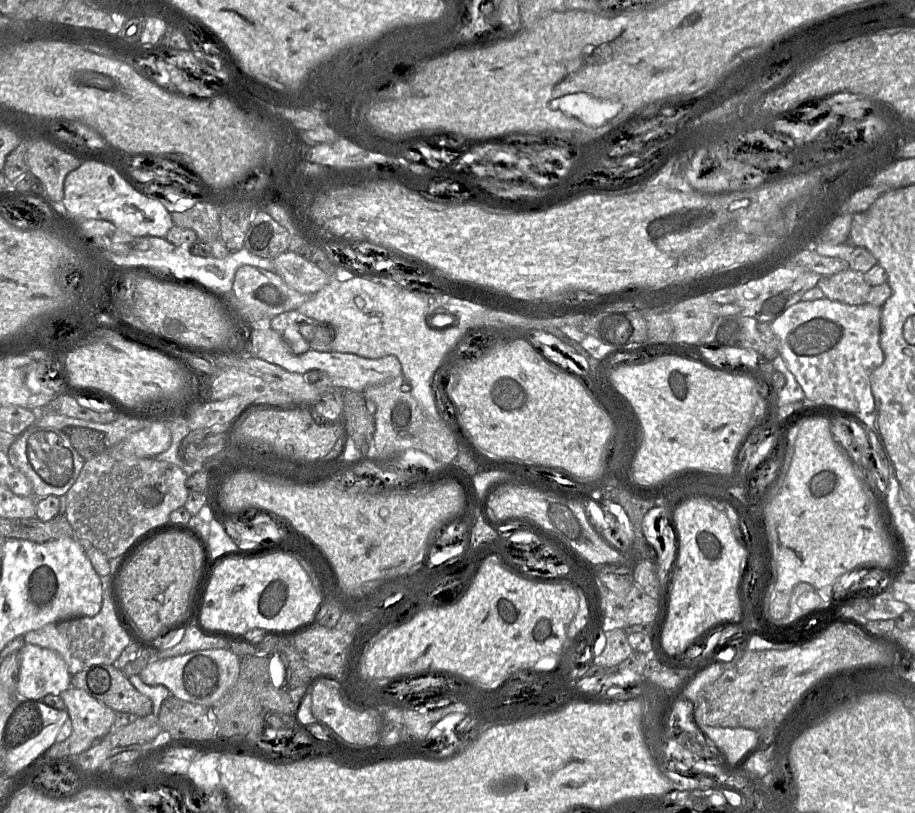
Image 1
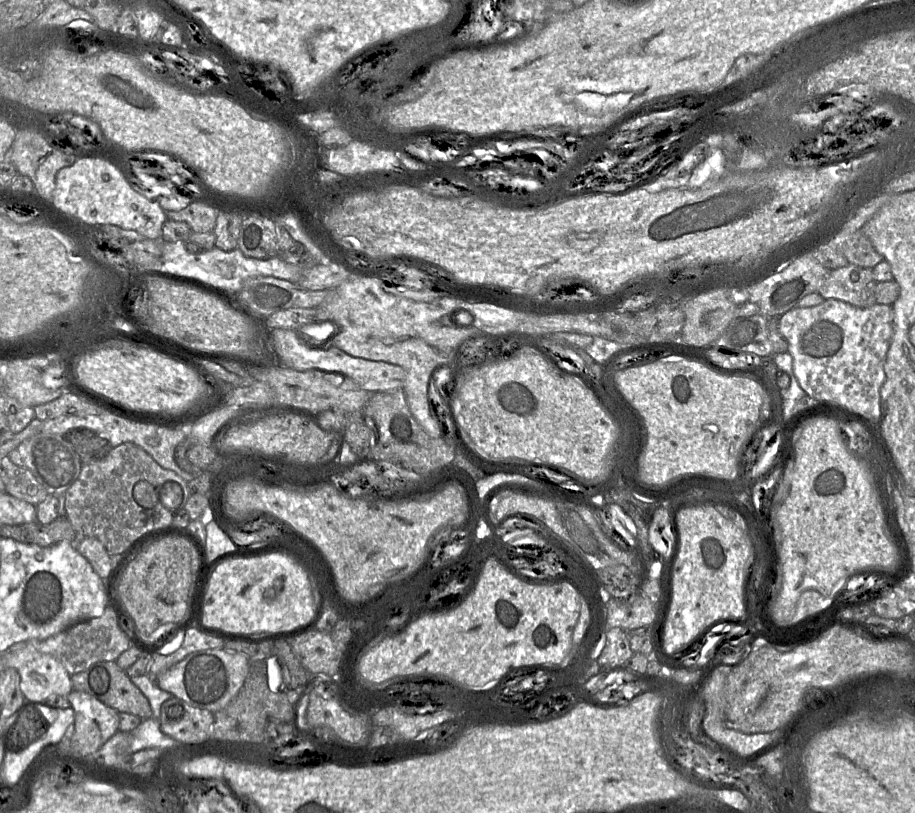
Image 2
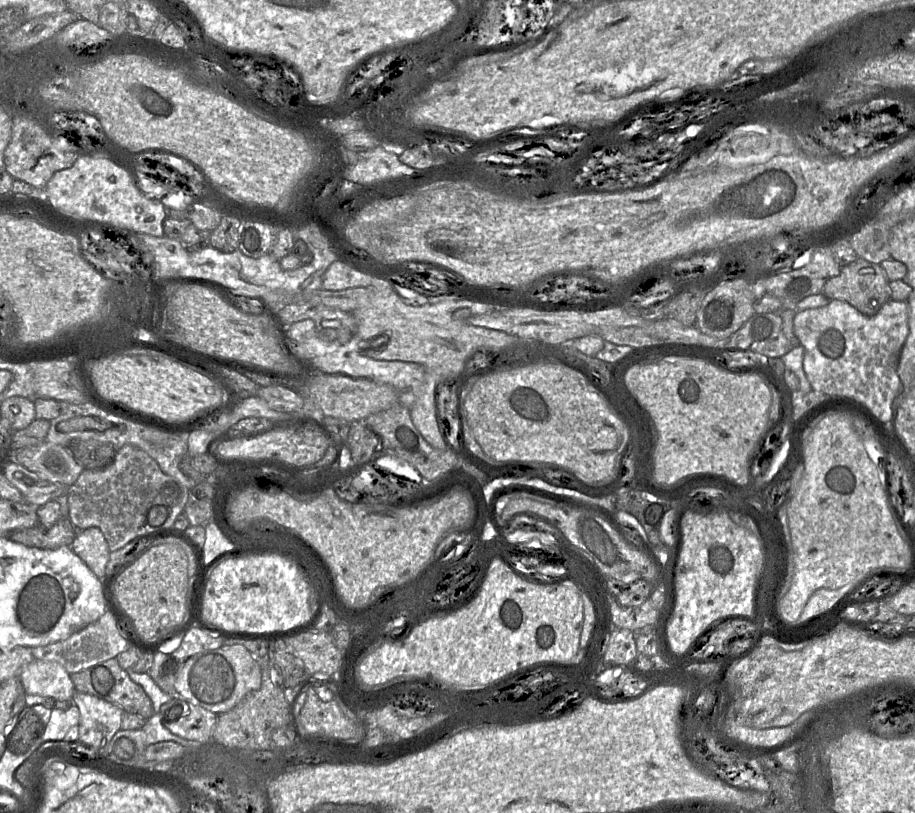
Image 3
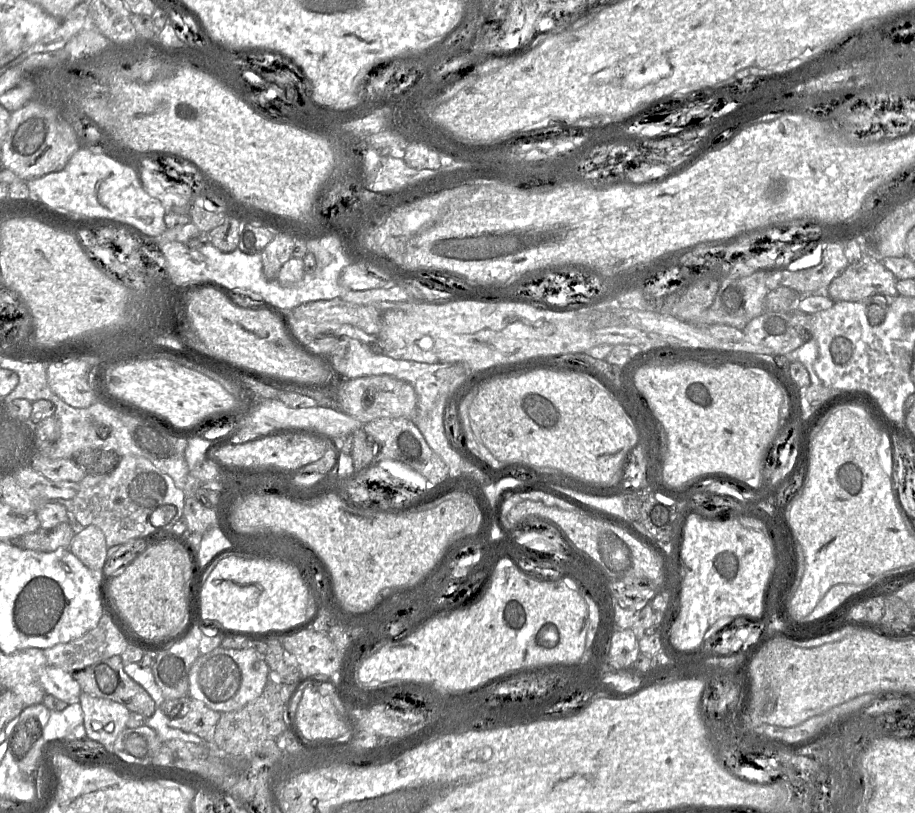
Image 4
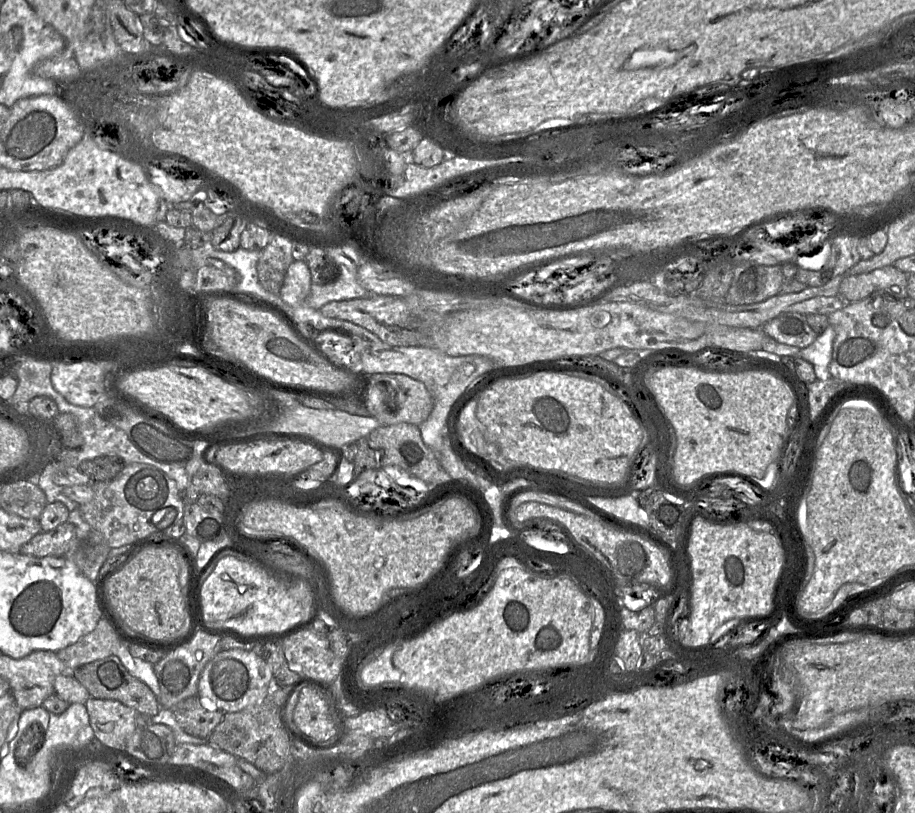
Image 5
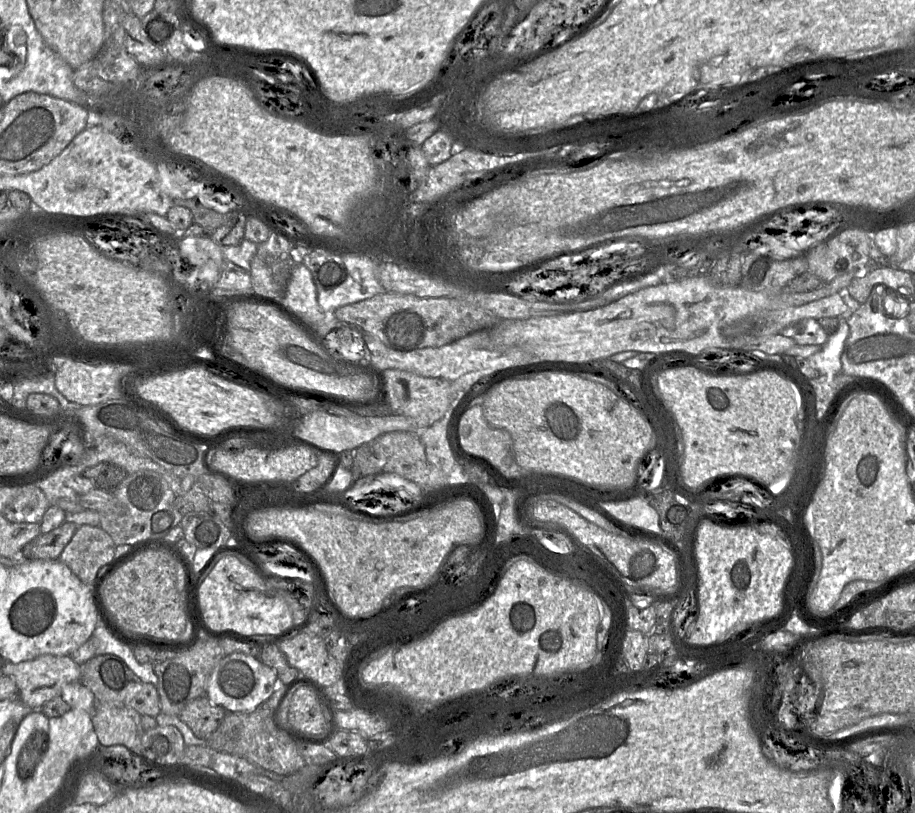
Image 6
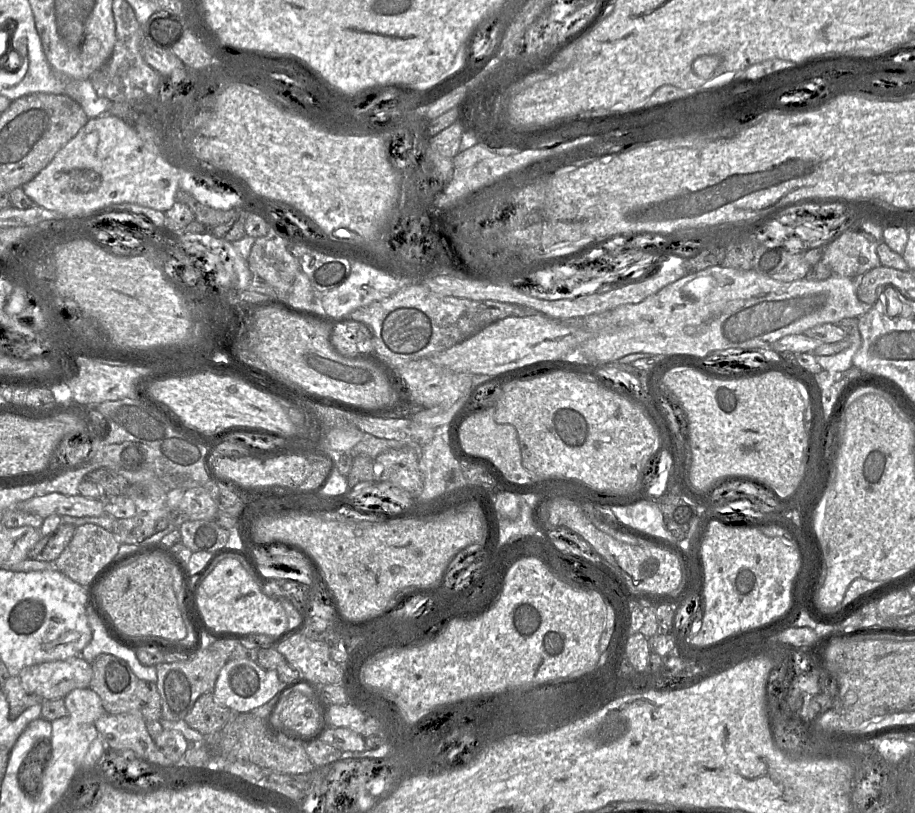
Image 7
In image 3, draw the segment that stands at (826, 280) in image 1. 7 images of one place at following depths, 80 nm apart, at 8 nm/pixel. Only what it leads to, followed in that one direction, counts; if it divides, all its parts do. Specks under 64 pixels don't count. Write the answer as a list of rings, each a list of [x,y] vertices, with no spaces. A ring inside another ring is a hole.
[[[862,258],[842,267],[838,276],[830,278],[822,293],[830,300],[843,300],[865,316],[876,315],[881,307],[891,300],[890,281],[880,264],[868,262]]]

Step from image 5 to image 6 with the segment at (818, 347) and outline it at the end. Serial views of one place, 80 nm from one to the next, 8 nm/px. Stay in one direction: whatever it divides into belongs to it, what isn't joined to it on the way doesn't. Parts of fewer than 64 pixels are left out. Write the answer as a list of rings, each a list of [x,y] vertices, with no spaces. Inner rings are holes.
[[[840,319],[837,331],[830,335],[822,349],[807,358],[811,365],[820,372],[820,375],[835,377],[842,372],[841,355],[849,333],[847,319]]]

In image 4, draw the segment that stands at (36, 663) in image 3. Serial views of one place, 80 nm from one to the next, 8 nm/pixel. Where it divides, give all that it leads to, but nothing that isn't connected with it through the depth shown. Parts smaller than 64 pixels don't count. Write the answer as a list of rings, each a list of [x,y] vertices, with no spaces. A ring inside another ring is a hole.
[[[48,665],[42,671],[40,681],[46,694],[52,695],[68,705],[80,702],[82,690],[72,673]]]

